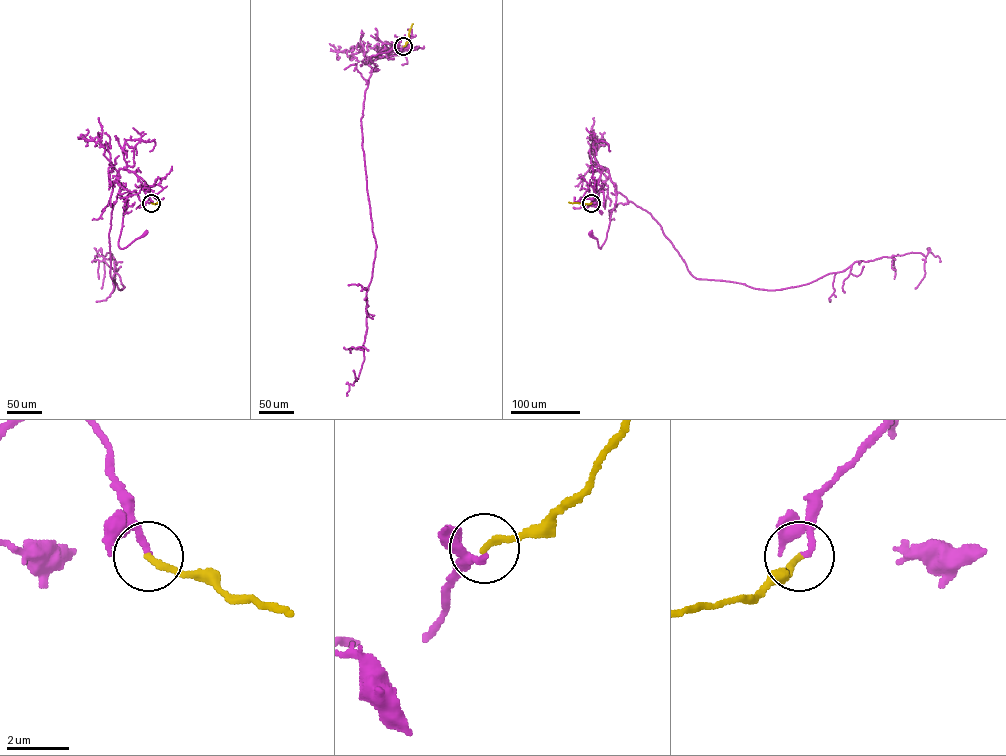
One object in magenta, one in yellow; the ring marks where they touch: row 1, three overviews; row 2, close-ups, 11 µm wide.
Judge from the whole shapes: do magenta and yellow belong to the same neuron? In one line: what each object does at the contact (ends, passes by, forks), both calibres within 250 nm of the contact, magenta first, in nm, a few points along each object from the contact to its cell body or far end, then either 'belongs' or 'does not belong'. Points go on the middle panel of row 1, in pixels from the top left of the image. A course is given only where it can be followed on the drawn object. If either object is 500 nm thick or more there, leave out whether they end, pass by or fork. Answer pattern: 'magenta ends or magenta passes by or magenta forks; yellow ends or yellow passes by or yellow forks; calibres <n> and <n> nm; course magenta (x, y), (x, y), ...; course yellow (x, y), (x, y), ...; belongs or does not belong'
magenta ends; yellow ends; calibres 200 and 200 nm; course magenta (403, 46), (402, 51), (373, 60), (369, 64), (371, 70), (378, 71), (372, 55), (397, 45); course yellow (403, 46), (413, 24); belongs

